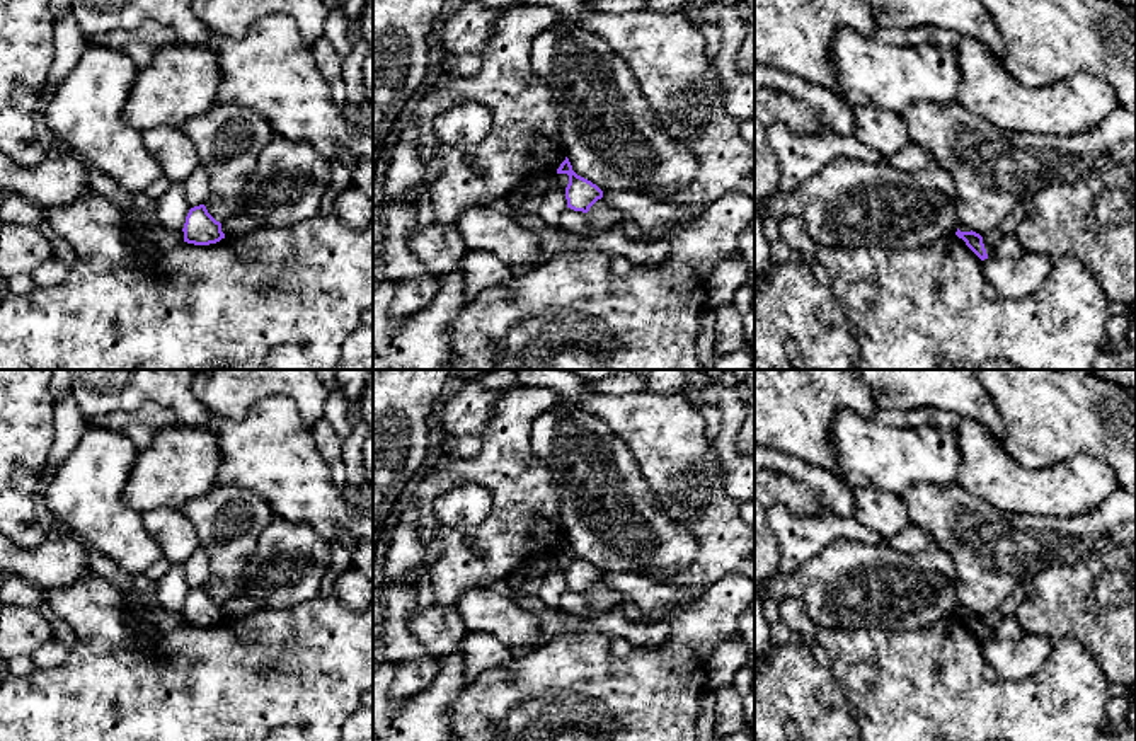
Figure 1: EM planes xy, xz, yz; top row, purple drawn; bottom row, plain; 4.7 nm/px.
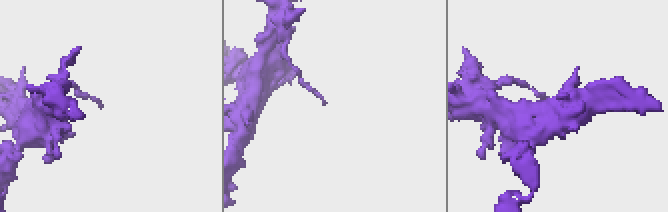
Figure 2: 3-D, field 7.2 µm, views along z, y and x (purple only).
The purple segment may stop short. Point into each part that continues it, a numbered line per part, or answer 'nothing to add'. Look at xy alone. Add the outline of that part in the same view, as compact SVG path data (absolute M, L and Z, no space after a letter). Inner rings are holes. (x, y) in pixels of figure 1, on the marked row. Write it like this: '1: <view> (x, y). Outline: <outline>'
nothing to add

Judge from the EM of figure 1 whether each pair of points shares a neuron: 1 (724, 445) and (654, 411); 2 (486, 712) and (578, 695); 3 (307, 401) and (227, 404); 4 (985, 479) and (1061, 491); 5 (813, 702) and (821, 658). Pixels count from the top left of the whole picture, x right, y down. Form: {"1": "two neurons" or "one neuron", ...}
{"1": "two neurons", "2": "one neuron", "3": "one neuron", "4": "one neuron", "5": "two neurons"}

